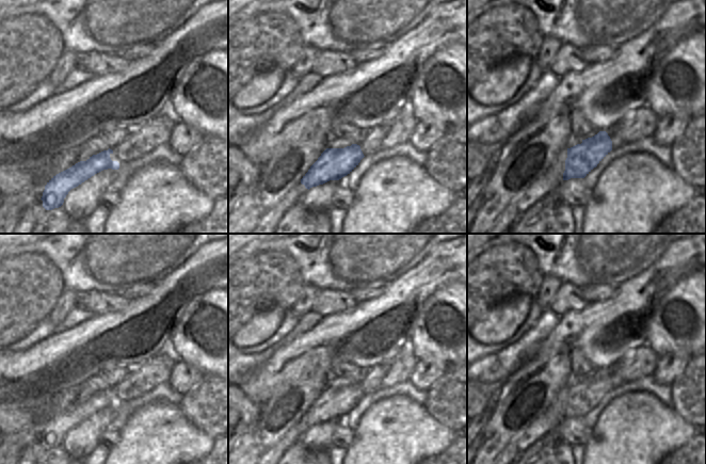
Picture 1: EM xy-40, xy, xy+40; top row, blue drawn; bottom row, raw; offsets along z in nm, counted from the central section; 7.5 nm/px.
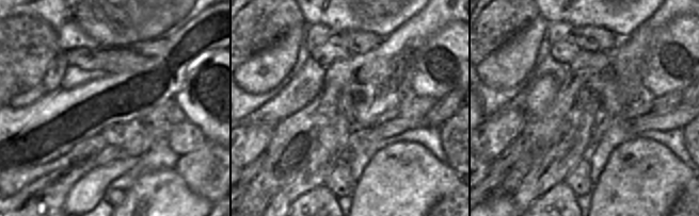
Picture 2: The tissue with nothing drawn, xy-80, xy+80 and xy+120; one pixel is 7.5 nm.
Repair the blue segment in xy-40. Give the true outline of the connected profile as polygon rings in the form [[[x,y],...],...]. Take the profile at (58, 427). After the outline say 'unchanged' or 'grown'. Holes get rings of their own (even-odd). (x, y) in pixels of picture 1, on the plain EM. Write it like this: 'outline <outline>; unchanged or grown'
outline [[[171,341],[164,343],[160,352],[139,365],[116,387],[93,394],[86,400],[80,400],[71,406],[53,415],[45,425],[42,439],[46,449],[52,449],[63,444],[68,431],[94,415],[112,407],[119,407],[119,400],[140,398],[146,391],[161,383],[169,383],[176,365]]]; grown

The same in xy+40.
outline [[[647,342],[627,353],[613,368],[567,387],[563,419],[584,417],[612,388],[652,375],[659,356],[651,350]]]; grown

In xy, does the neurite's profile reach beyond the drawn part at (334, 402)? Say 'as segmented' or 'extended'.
extended

